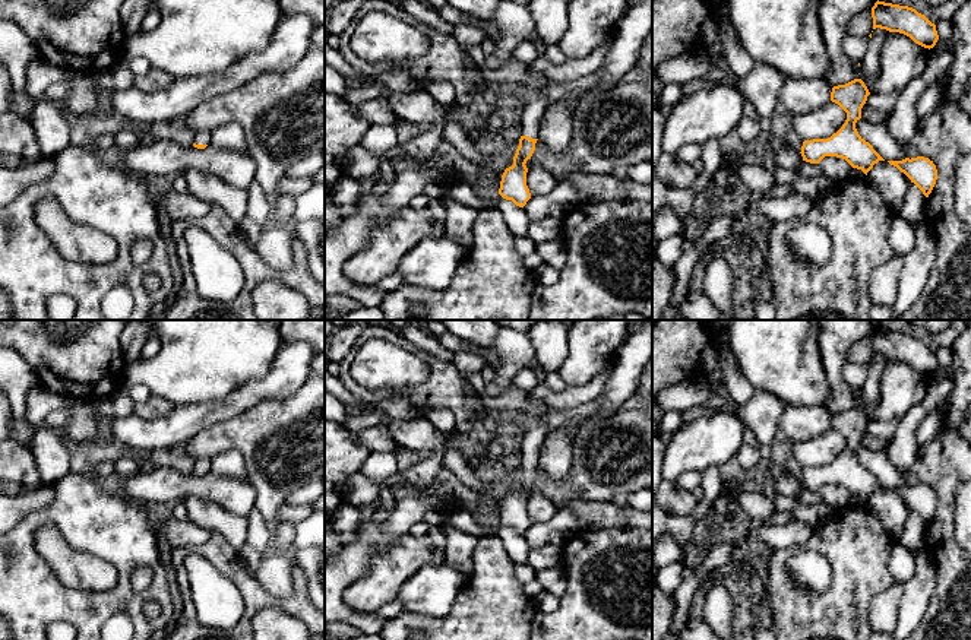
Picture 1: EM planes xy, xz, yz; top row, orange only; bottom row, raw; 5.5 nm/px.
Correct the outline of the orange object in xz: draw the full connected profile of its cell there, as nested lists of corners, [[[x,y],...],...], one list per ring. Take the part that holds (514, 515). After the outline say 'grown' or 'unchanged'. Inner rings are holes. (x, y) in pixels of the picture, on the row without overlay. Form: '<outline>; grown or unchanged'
[[[494,409],[493,414],[500,422],[512,422],[522,428],[521,441],[521,466],[516,481],[513,484],[513,492],[506,495],[499,522],[512,527],[516,533],[524,535],[531,526],[529,516],[526,513],[526,488],[535,478],[538,468],[540,449],[550,431],[541,415],[531,415],[516,409]]]; grown

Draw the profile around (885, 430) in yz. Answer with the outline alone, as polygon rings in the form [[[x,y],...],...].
[[[899,419],[886,422],[886,421],[870,421],[866,431],[872,435],[877,435],[882,440],[891,440],[895,434],[895,430],[899,424]]]

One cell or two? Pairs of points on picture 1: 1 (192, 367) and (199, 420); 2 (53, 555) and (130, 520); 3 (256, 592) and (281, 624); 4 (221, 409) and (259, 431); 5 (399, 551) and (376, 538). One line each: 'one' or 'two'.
1: two
2: two
3: two
4: two
5: two

